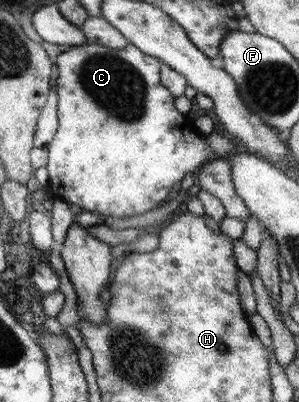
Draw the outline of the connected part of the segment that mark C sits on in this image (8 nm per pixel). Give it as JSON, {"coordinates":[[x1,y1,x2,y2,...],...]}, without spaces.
{"coordinates":[[85,43,83,46,70,47,67,52,62,52,56,57,56,72,58,72,58,79,54,90,57,95,57,131,54,133,52,140,44,147,48,154,46,166,48,185,50,195,52,198,58,198,70,204,76,204,78,208,82,208,84,212,91,212,102,216,104,219,108,218,130,218,137,214,144,214,148,210,152,210,156,206,161,206,164,198,168,196,168,192,172,186,186,176,192,175,198,171,202,164,210,162,210,160,223,158,231,149,230,138,226,135,210,133,207,136,198,135,194,131,194,126,189,124,189,120,185,114,180,114,174,108,174,97,168,92,168,89,161,86,159,82,159,66,160,62,157,58,142,54,138,48,127,44,125,49,114,50,106,46,98,44]]}

